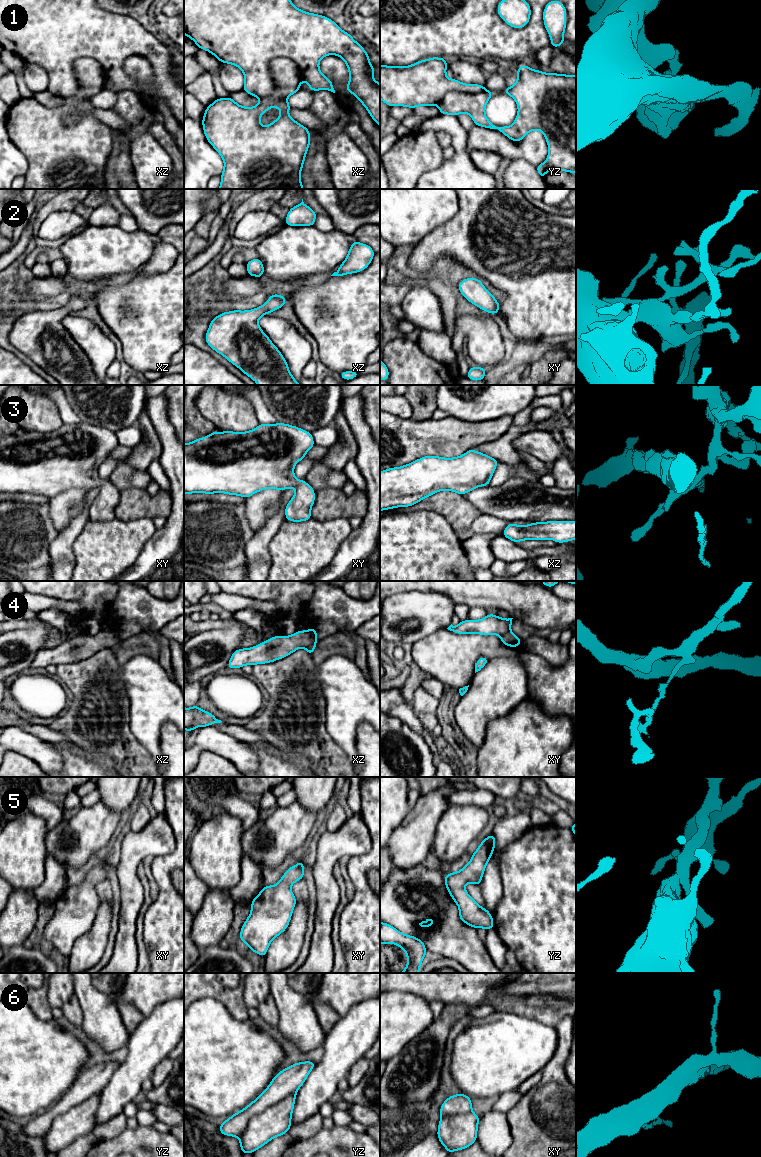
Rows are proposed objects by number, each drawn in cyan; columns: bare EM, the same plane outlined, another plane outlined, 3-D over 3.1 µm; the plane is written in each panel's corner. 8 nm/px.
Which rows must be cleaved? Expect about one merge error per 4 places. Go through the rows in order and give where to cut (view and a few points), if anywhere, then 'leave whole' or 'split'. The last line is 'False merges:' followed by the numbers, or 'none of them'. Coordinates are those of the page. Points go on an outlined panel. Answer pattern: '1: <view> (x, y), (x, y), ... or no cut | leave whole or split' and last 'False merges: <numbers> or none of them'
1: no cut | leave whole
2: no cut | leave whole
3: no cut | leave whole
4: xz (315, 641), (305, 648) | split
5: no cut | leave whole
6: no cut | leave whole
False merges: 4

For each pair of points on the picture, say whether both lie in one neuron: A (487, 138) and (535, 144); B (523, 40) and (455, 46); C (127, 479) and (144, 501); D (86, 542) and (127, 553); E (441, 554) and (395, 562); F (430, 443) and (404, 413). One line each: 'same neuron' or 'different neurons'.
A: same neuron
B: same neuron
C: different neurons
D: same neuron
E: same neuron
F: different neurons

